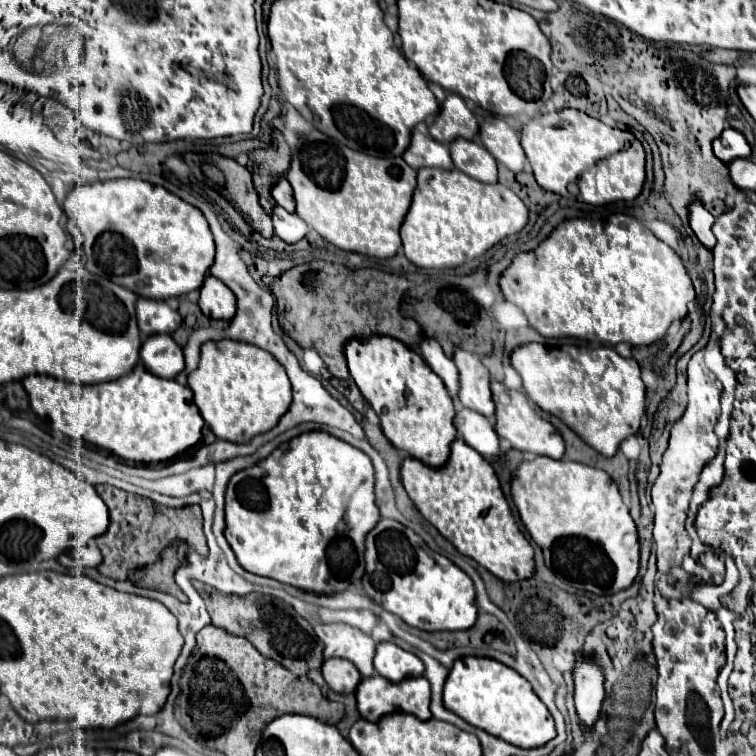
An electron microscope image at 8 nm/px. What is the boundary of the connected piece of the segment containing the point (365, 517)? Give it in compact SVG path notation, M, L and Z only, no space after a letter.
M319 430L291 438L253 468L235 472L225 490L223 534L239 564L309 592L351 590L361 580L365 536L377 522L369 456Z

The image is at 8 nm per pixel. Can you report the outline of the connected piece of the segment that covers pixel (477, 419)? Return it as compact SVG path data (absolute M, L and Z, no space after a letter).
M461 408L461 410L457 410L453 424L455 424L459 436L481 456L497 456L501 452L499 436L495 434L491 422L485 416L481 416L479 412Z

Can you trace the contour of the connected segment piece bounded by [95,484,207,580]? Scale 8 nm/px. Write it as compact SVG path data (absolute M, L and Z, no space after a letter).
M99 484L95 486L95 490L109 508L109 528L105 534L95 538L95 544L103 554L103 562L97 566L97 570L103 576L125 580L127 570L135 570L159 560L161 550L167 548L175 538L185 540L187 544L193 544L195 552L199 552L201 556L207 556L207 542L201 530L201 524L203 524L201 508L197 504L183 506L183 508L165 508L165 506L157 506L147 498L139 498L137 494L119 490L115 486Z

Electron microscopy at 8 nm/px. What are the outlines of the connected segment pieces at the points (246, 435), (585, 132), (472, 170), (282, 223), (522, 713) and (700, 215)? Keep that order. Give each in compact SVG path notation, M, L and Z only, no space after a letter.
M237 340L205 342L197 368L187 378L195 394L195 404L221 440L247 444L255 434L271 430L291 404L291 384L273 356L253 344Z
M573 108L531 118L521 128L521 146L537 184L565 198L595 206L635 200L645 182L645 150L641 142L631 132L611 128Z
M455 138L449 144L449 152L457 170L465 172L467 176L479 182L487 184L497 182L497 162L479 142L467 138Z
M275 206L275 208L273 208L271 218L273 218L275 234L277 234L283 242L293 244L293 242L301 240L301 238L309 232L307 224L305 224L297 214L291 214L291 212L287 212L287 210L281 208L281 206Z
M463 656L455 660L445 682L443 704L469 724L519 748L535 748L555 736L553 718L549 716L545 704L537 700L529 682L493 658Z
M691 204L691 210L689 210L689 224L691 224L691 230L695 232L695 236L699 238L699 242L707 248L707 250L713 250L715 246L715 236L711 232L711 226L713 226L715 218L699 204Z

